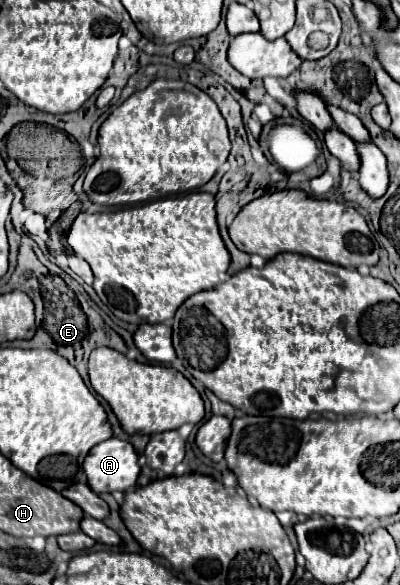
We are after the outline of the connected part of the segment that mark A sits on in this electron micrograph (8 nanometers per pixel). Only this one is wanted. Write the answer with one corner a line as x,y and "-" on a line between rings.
110,437
92,447
82,463
82,469
94,493
126,491
128,487
136,485
140,473
134,447
118,437

